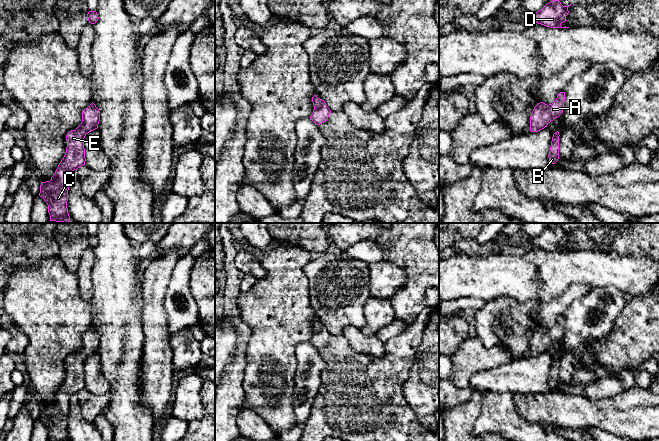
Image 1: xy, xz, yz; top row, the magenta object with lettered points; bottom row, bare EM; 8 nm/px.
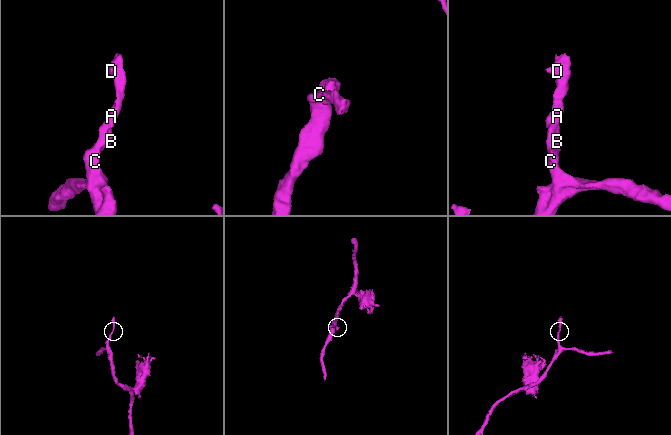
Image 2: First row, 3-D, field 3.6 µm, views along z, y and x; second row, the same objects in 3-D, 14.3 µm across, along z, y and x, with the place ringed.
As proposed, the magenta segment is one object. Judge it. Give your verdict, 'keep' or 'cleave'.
keep

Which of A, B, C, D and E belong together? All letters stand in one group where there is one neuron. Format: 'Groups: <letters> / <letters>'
Groups: A B C D E

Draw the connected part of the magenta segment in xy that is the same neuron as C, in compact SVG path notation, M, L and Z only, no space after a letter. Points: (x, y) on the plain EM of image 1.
M92 326L82 335L82 346L66 359L66 377L50 405L41 406L39 420L48 429L50 441L70 441L67 432L70 398L85 389L85 360L98 352L100 335Z

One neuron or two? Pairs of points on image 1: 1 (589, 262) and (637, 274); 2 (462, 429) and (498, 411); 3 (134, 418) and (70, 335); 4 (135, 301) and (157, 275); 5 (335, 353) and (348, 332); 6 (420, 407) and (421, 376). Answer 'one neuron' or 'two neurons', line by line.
1: one neuron
2: two neurons
3: two neurons
4: two neurons
5: two neurons
6: one neuron

